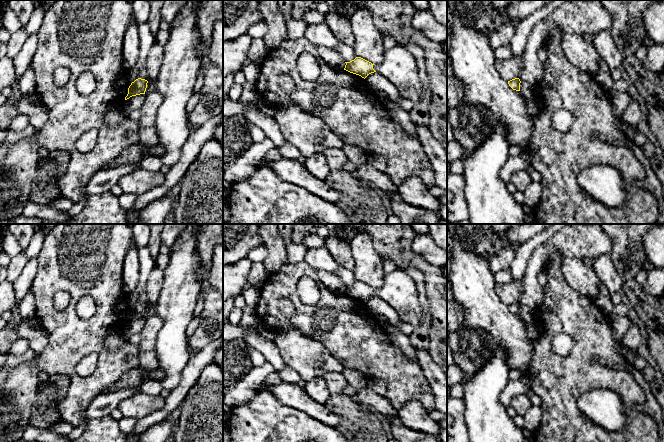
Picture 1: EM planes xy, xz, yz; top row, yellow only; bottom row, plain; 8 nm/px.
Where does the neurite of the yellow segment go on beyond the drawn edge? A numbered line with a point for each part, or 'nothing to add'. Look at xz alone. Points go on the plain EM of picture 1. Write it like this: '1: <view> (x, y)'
1: xz (399, 290)

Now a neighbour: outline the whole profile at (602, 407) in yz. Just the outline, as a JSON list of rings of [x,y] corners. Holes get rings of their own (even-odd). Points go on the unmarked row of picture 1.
[[[590,390],[579,397],[578,407],[587,420],[608,432],[620,432],[626,427],[627,414],[621,397],[614,391]]]

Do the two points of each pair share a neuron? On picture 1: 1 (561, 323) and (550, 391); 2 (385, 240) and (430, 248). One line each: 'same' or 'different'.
1: same
2: different

